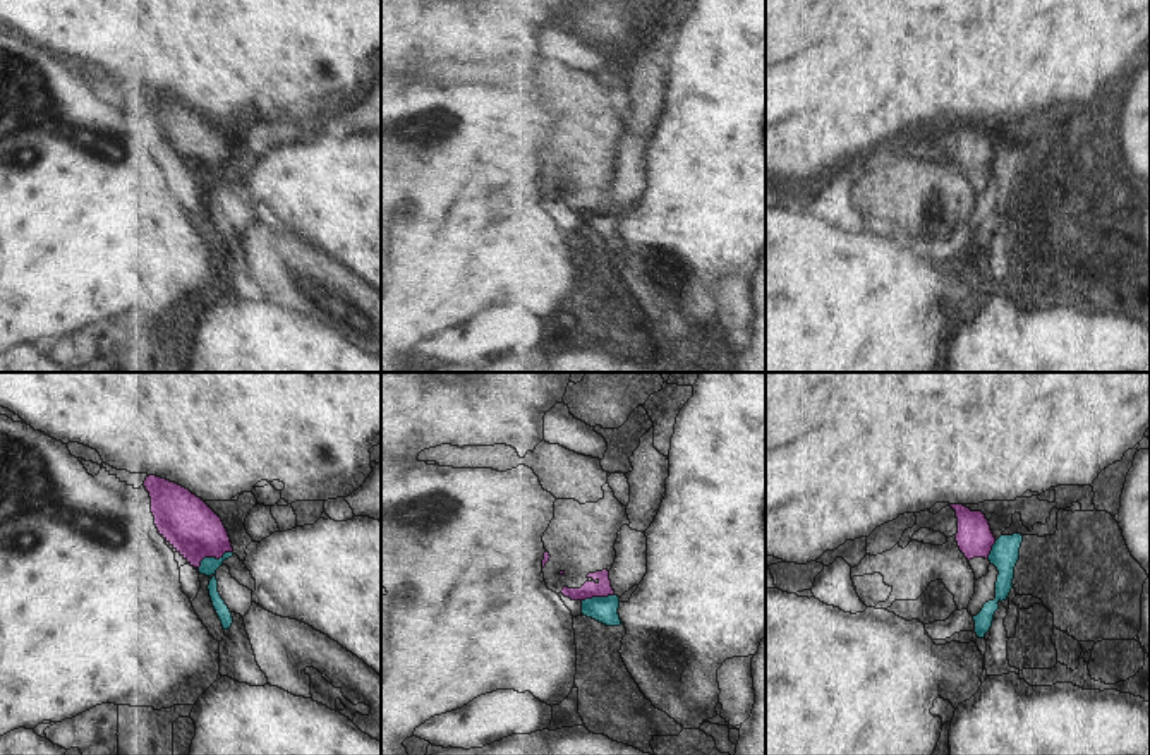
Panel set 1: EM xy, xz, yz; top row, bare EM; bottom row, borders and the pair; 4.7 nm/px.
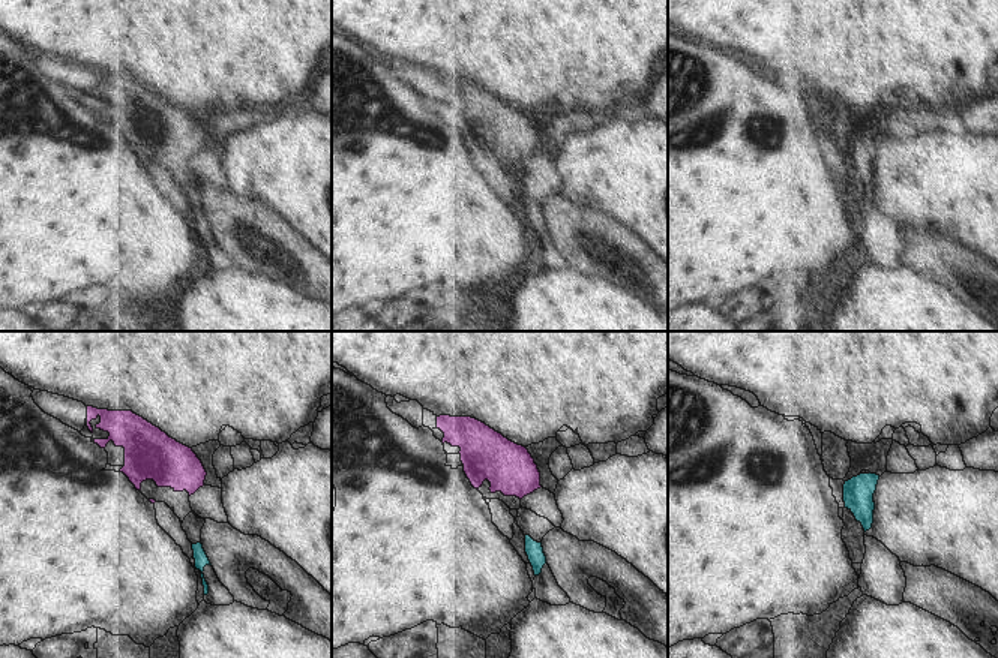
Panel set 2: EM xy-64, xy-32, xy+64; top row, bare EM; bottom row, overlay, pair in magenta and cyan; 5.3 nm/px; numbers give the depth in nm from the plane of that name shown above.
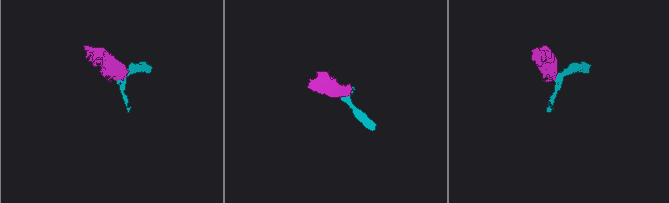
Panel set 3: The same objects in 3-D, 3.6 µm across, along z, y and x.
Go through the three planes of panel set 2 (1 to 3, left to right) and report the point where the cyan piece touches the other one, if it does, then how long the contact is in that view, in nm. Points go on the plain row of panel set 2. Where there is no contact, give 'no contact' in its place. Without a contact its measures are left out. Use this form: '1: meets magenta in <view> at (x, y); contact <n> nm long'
1: no contact
2: no contact
3: no contact

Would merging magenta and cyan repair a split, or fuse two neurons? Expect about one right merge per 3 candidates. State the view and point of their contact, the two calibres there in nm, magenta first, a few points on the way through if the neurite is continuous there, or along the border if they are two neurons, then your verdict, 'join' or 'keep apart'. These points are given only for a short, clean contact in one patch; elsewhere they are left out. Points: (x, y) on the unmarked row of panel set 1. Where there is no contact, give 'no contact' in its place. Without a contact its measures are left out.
xy (213, 172) | 240/80 nm | keep apart

